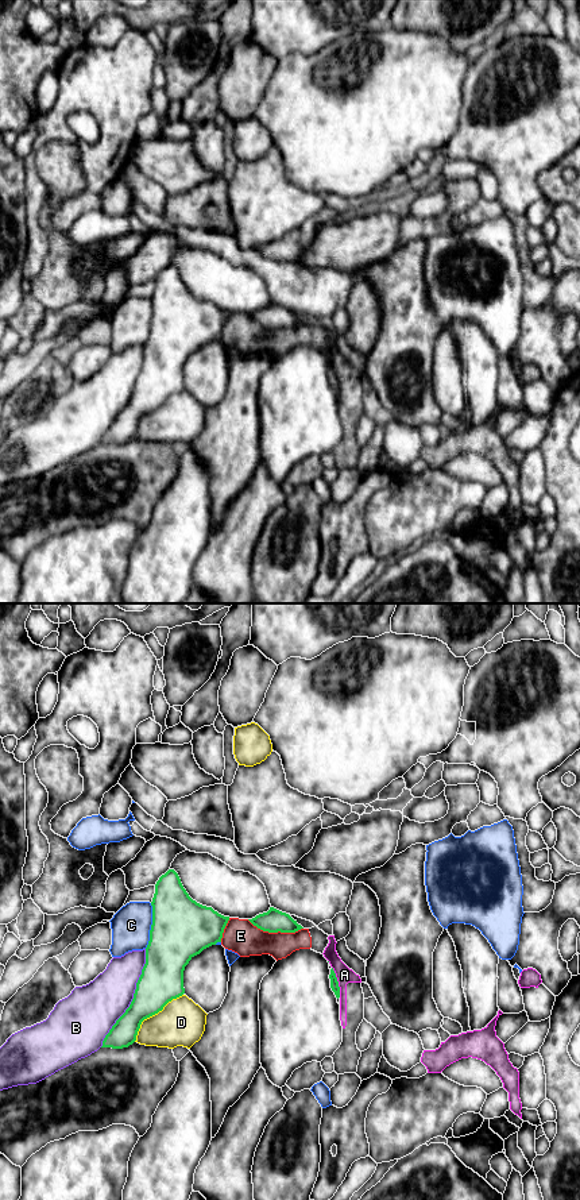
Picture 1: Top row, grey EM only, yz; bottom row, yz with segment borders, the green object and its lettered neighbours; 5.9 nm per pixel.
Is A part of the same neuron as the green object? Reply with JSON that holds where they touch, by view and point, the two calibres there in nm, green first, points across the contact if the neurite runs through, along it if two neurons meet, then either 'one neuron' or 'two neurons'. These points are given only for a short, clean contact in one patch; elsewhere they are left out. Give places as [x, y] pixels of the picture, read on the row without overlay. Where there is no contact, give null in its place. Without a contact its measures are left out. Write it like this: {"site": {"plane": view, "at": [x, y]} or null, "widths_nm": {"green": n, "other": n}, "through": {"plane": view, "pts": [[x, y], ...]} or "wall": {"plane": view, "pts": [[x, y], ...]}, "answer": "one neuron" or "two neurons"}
{"site": {"plane": "yz", "at": [337, 377]}, "widths_nm": {"green": 50, "other": 100}, "wall": {"plane": "yz", "pts": [[332, 362], [340, 392]]}, "answer": "two neurons"}

